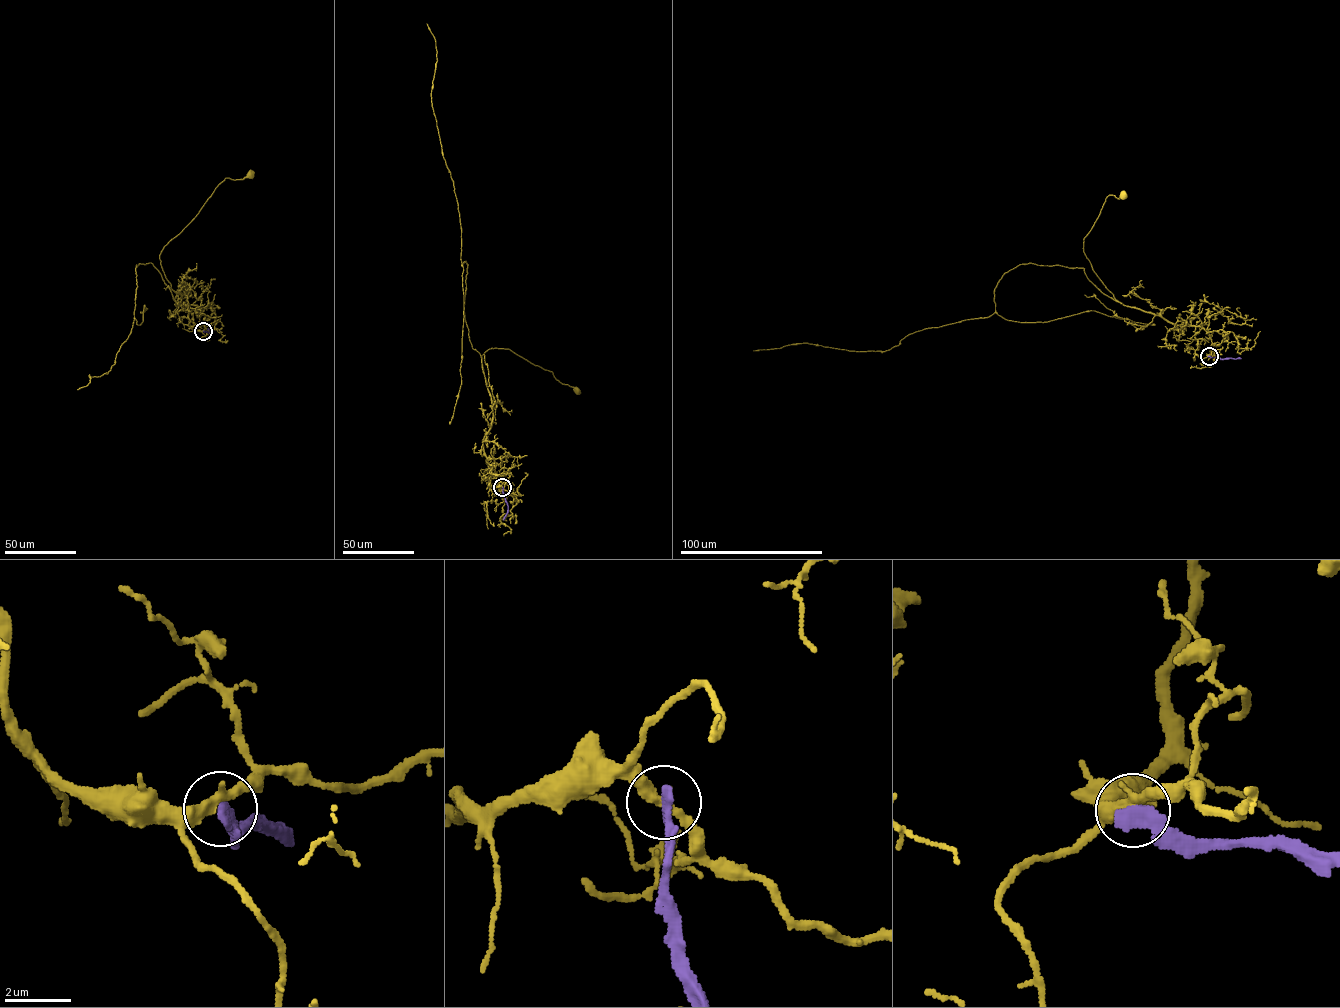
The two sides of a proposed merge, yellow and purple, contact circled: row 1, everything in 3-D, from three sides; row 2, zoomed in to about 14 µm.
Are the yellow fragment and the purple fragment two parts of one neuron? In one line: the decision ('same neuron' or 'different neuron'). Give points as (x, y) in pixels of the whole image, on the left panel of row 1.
different neuron

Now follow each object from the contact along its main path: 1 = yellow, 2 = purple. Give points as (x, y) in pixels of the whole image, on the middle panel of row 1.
1: (502, 487), (493, 488), (499, 480), (483, 444), (492, 411), (484, 353), (508, 348), (578, 389)
2: (503, 487), (508, 507), (503, 520)

